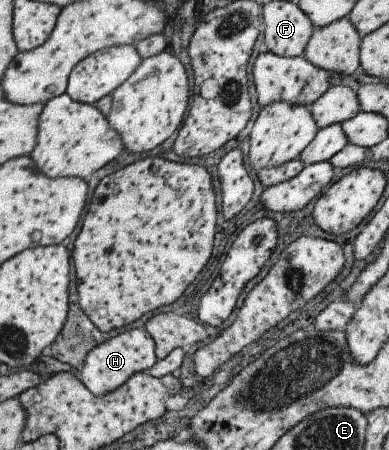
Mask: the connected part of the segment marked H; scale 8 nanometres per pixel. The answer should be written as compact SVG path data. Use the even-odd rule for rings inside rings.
M144 328L124 331L88 352L80 369L81 382L97 396L105 396L126 383L132 375L147 372L157 362L155 341Z

